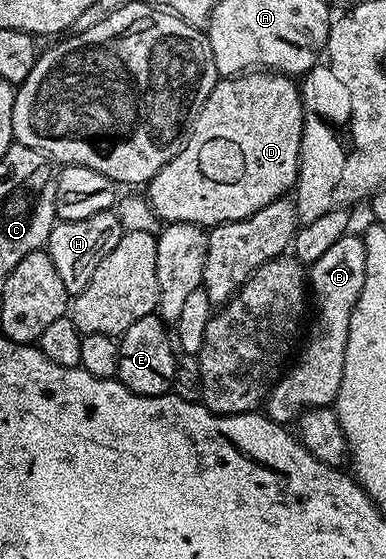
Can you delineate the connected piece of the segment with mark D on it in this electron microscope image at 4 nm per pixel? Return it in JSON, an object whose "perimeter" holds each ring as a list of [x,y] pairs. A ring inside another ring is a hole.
{"perimeter":[[[254,69],[244,75],[218,78],[177,156],[149,180],[150,209],[165,223],[197,223],[206,229],[259,213],[259,209],[282,198],[288,192],[285,190],[296,184],[304,120],[305,105],[298,84],[284,73]]]}

